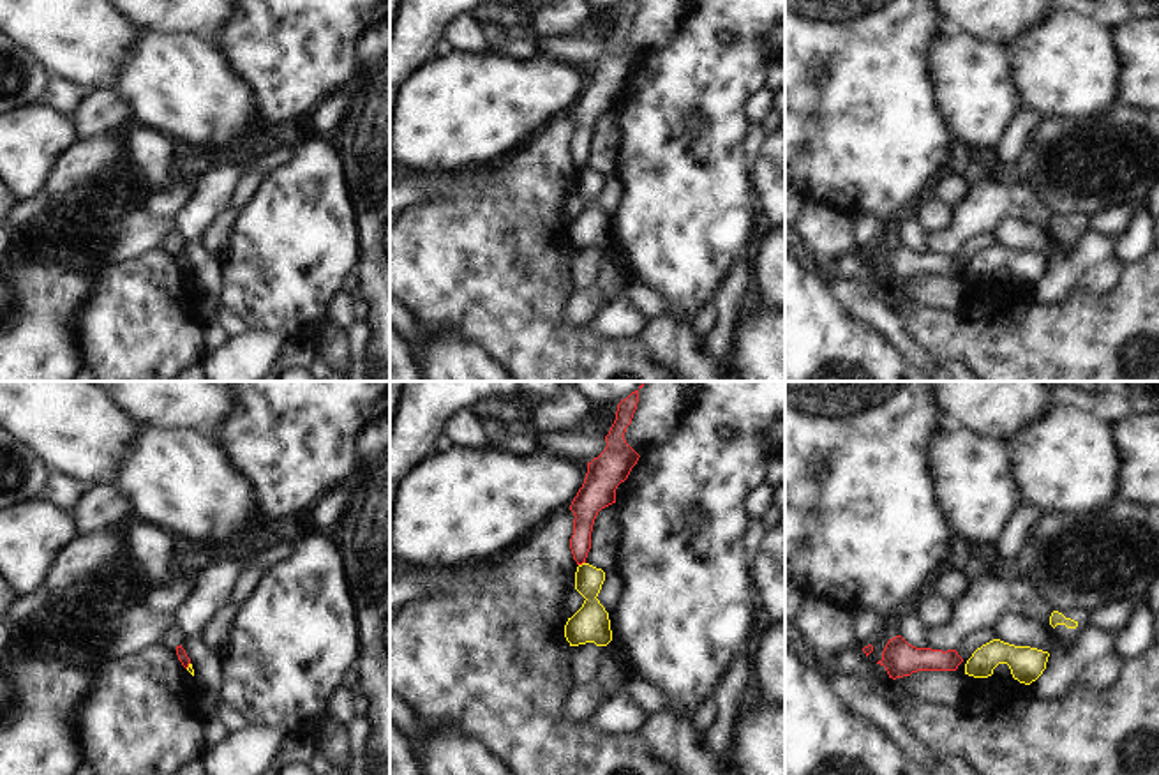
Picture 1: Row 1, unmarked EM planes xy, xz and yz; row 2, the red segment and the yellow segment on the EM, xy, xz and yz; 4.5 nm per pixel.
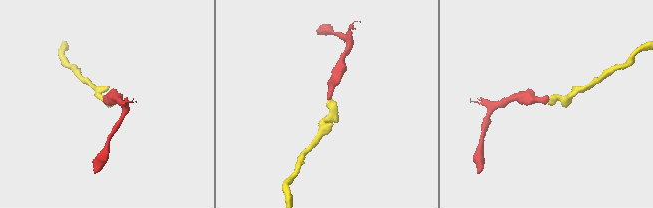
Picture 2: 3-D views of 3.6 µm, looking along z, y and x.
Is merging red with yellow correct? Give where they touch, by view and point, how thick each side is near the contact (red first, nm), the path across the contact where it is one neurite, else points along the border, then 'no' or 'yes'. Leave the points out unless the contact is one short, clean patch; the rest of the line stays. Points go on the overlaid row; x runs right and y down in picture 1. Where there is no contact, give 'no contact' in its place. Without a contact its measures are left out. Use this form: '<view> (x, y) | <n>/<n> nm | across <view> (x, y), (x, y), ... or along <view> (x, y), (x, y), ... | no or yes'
xz (581, 564) | 120/140 nm | along xz (584, 562), (579, 565) | no

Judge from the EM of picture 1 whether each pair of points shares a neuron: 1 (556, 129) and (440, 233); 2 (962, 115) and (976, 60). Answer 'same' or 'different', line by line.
1: same
2: same

